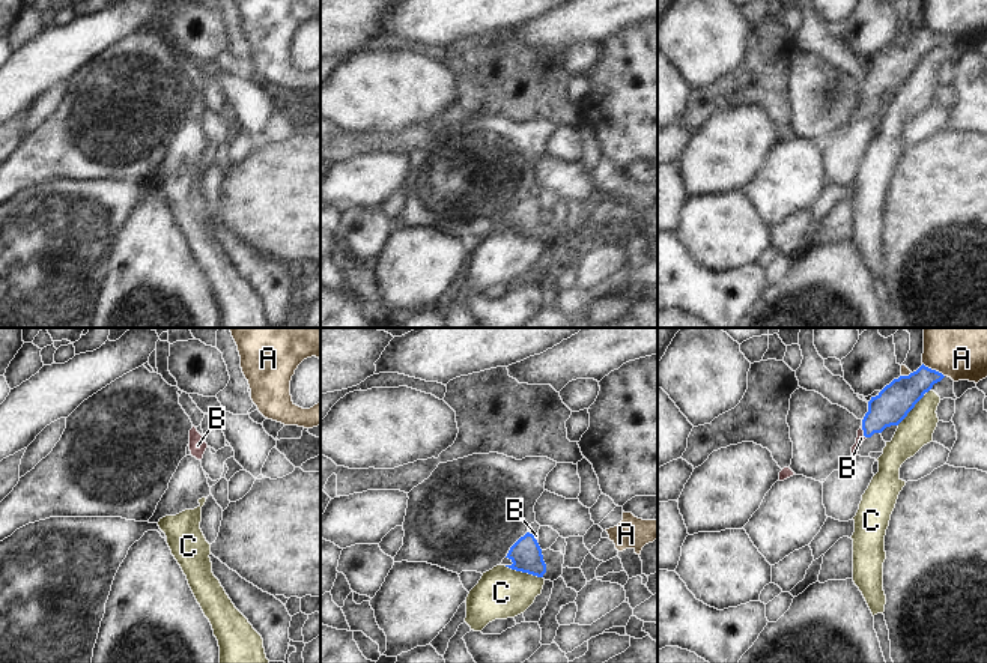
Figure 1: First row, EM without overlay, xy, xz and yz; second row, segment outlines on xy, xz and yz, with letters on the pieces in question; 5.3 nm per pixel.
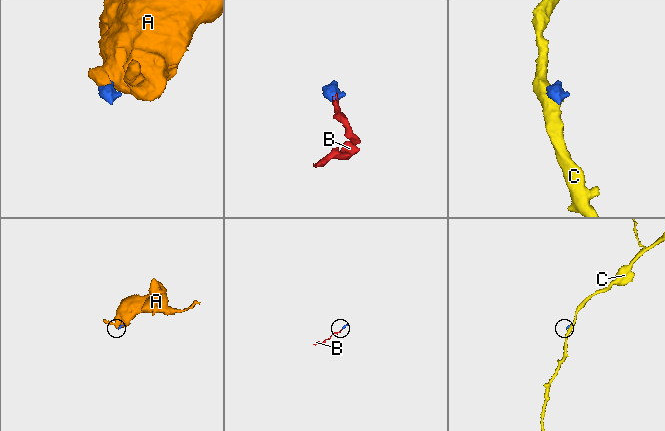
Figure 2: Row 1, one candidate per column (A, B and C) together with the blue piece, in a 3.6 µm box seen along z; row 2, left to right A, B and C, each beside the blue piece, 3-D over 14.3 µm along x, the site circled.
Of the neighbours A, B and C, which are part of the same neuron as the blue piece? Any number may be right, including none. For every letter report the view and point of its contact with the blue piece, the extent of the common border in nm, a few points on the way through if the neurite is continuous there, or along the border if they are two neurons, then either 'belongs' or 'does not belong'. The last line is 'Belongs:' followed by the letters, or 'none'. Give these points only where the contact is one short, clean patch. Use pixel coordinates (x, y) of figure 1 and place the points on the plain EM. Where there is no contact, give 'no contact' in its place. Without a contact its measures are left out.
A: yz (933, 33) | 140 nm | along yz (923, 26), (944, 39) | does not belong
B: yz (864, 95) | 80 nm | across yz (895, 63), (864, 95), (861, 101) | belongs
C: xz (524, 235) | 220 nm | along xz (504, 229), (542, 241) | does not belong
Belongs: B

